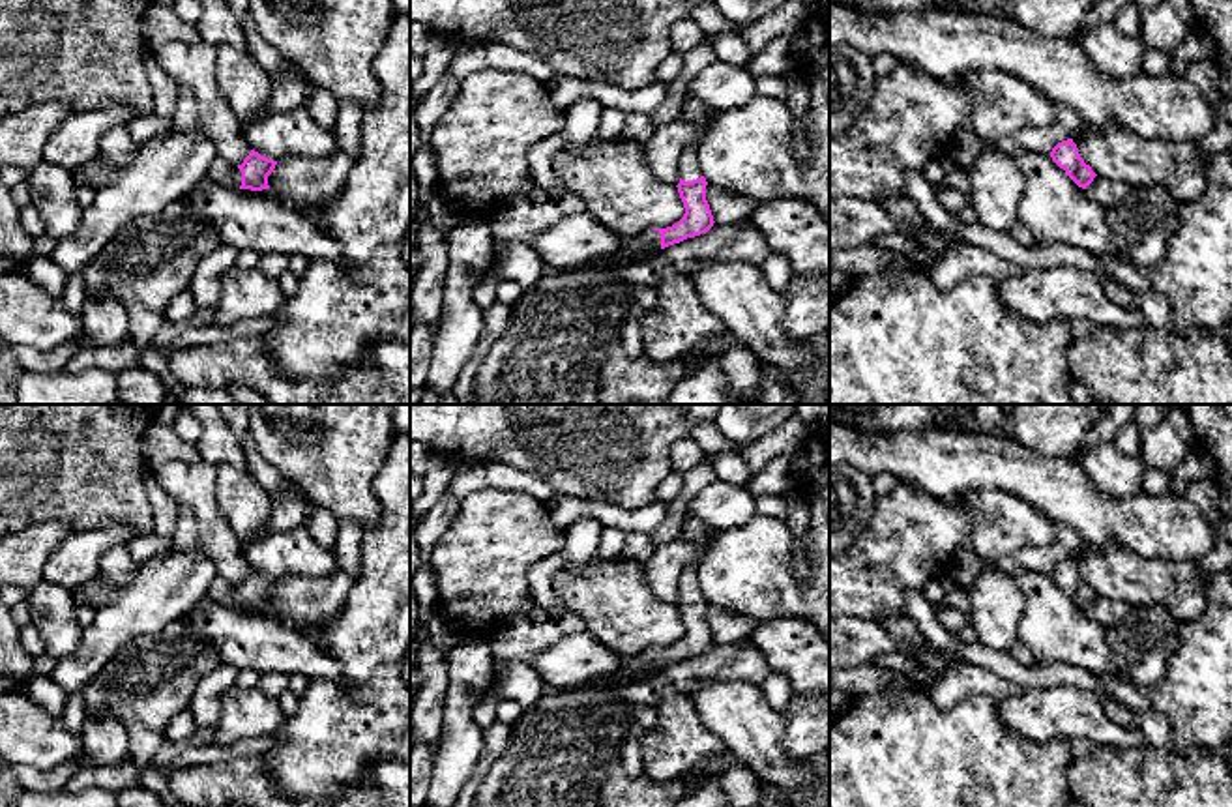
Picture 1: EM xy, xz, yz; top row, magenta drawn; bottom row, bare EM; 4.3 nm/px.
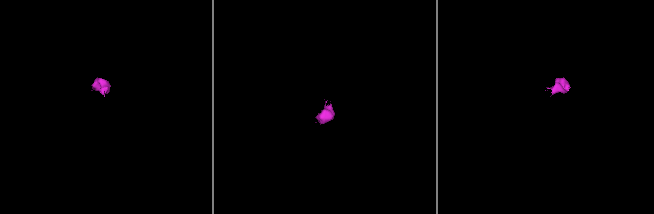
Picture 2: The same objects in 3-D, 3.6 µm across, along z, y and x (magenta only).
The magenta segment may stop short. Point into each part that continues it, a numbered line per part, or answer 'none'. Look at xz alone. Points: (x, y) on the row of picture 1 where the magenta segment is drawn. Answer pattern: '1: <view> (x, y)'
1: xz (689, 160)
2: xz (650, 242)

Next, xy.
1: xy (223, 173)

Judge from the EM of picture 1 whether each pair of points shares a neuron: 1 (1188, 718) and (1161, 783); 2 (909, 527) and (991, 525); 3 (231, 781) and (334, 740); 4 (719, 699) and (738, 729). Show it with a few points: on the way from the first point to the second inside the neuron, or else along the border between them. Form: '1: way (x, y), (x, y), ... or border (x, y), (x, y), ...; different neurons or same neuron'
1: border (1176, 748), (1182, 751); different neurons
2: border (944, 498), (955, 500), (970, 517), (965, 543); different neurons
3: border (259, 757), (279, 787); different neurons
4: way (727, 706), (738, 721); same neuron

